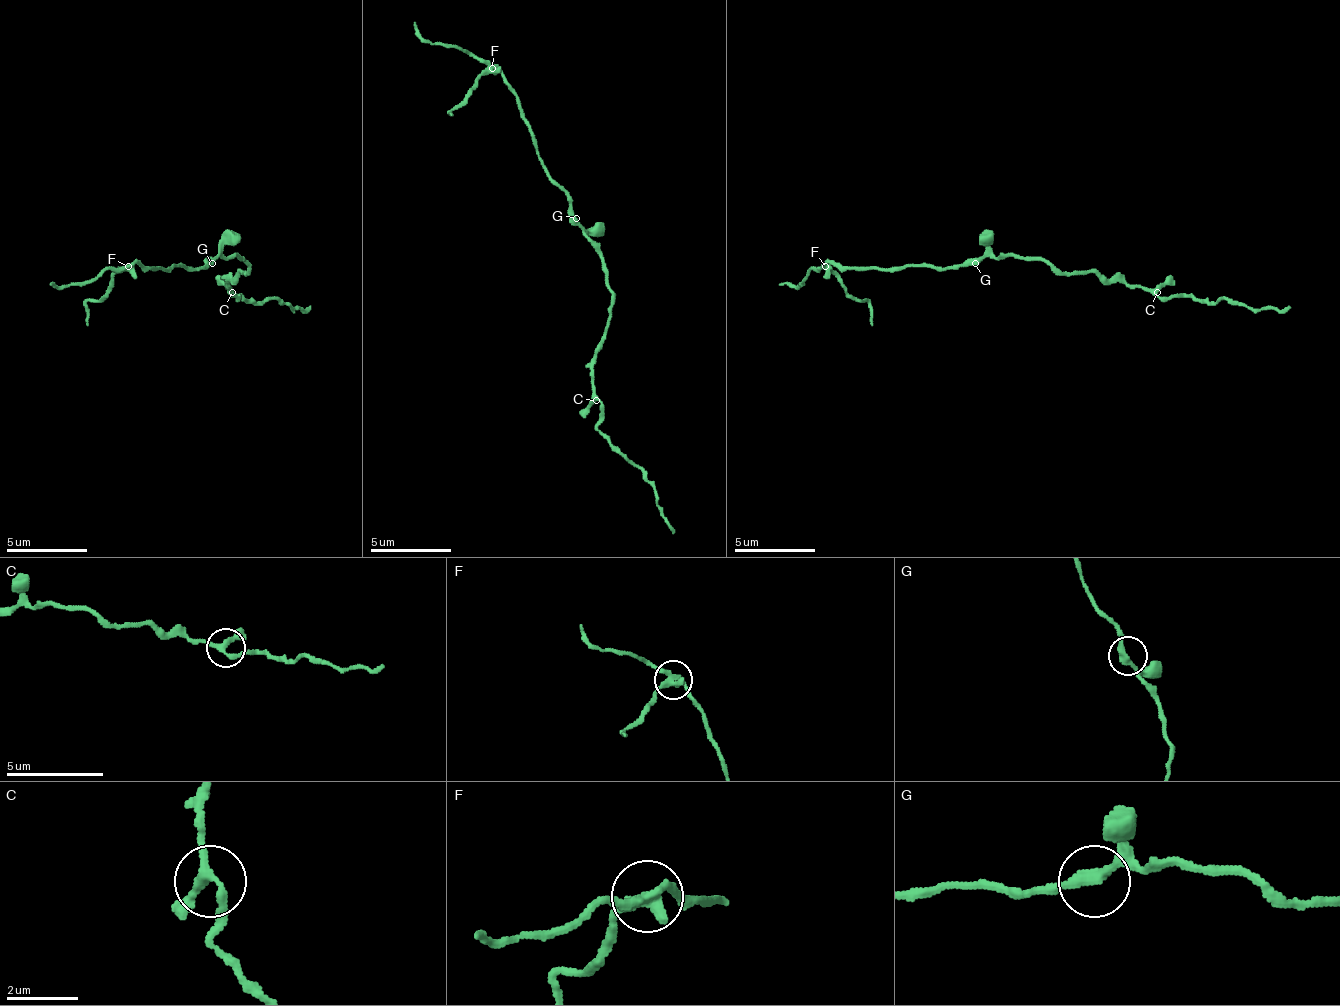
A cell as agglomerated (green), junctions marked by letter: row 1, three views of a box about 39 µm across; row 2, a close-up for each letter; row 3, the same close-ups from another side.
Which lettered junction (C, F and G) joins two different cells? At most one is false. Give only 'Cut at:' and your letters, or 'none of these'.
Cut at: F

